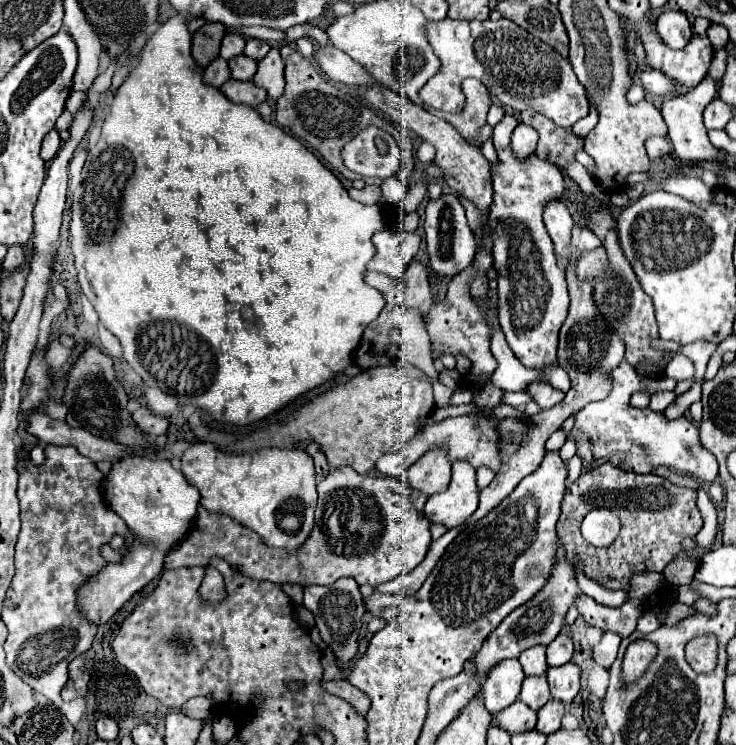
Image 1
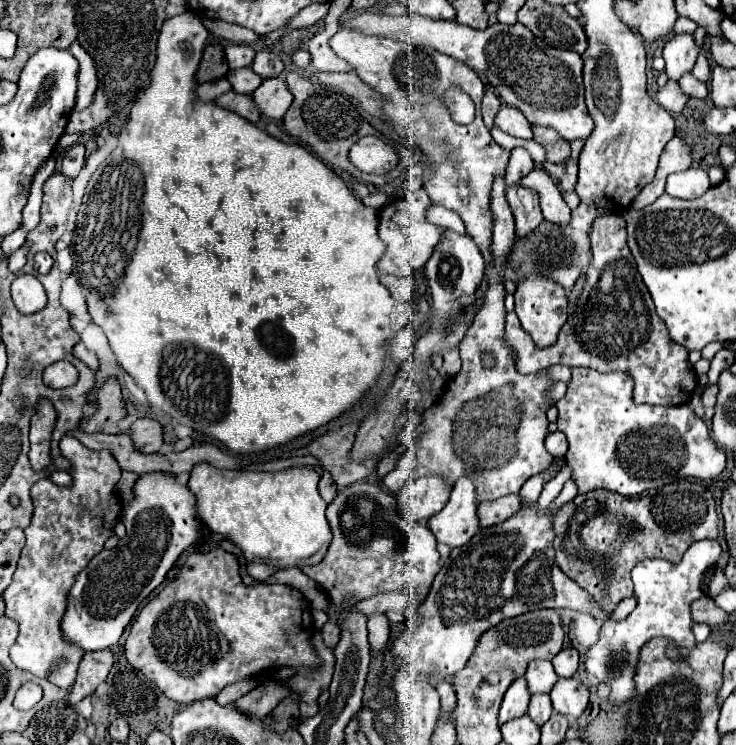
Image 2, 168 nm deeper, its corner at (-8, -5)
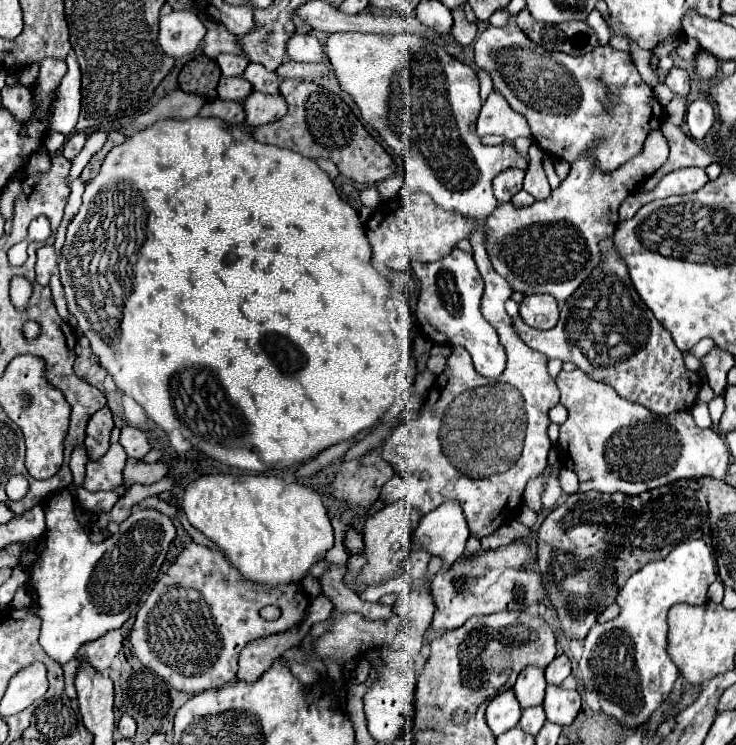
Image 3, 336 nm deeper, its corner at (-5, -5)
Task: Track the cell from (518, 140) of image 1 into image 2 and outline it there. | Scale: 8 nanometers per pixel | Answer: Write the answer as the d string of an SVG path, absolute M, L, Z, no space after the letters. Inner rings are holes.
M514 149L512 151L512 157L508 161L508 167L504 171L504 179L506 179L506 185L512 187L512 185L518 185L520 179L524 175L528 175L530 171L534 169L534 161L532 157L528 155L528 151L524 149Z

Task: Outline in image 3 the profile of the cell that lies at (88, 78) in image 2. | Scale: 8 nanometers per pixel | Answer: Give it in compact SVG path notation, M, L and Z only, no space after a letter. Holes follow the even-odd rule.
M73 51L67 55L67 67L69 71L57 89L53 117L49 117L49 127L63 135L71 135L75 131L81 111L81 69Z

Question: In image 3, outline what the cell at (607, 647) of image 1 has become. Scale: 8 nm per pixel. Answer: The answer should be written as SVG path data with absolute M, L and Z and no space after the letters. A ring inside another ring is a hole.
M702 538L677 545L665 559L643 565L617 595L617 603L621 607L619 617L607 623L595 623L585 637L585 651L579 661L581 681L585 691L597 693L601 701L603 713L619 719L627 727L637 727L645 723L651 713L667 699L677 679L679 669L667 655L667 613L673 605L693 601L693 605L701 605L707 601L707 587L717 579L715 573L715 557L713 549Z

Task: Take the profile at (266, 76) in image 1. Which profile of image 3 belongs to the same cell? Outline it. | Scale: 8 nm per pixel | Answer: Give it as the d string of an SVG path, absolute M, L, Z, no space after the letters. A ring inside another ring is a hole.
M253 91L245 99L243 107L247 113L247 123L253 127L279 121L287 113L287 101L279 93L277 95L265 95L261 91Z

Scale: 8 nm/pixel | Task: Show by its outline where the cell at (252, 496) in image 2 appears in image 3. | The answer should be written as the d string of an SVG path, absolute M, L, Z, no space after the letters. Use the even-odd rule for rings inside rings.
M201 475L185 487L181 507L189 523L215 541L225 551L231 565L237 567L245 579L259 583L279 585L301 581L309 573L311 565L321 561L333 547L333 527L321 497L317 491L297 481L285 483L281 477L271 475Z

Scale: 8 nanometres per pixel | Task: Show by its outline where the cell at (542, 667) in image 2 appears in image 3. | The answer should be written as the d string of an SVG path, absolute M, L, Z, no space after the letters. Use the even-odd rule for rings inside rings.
M529 665L525 671L521 671L513 691L515 691L521 707L527 709L527 707L535 707L535 705L543 703L545 687L547 687L547 681L545 681L543 669L537 665Z

